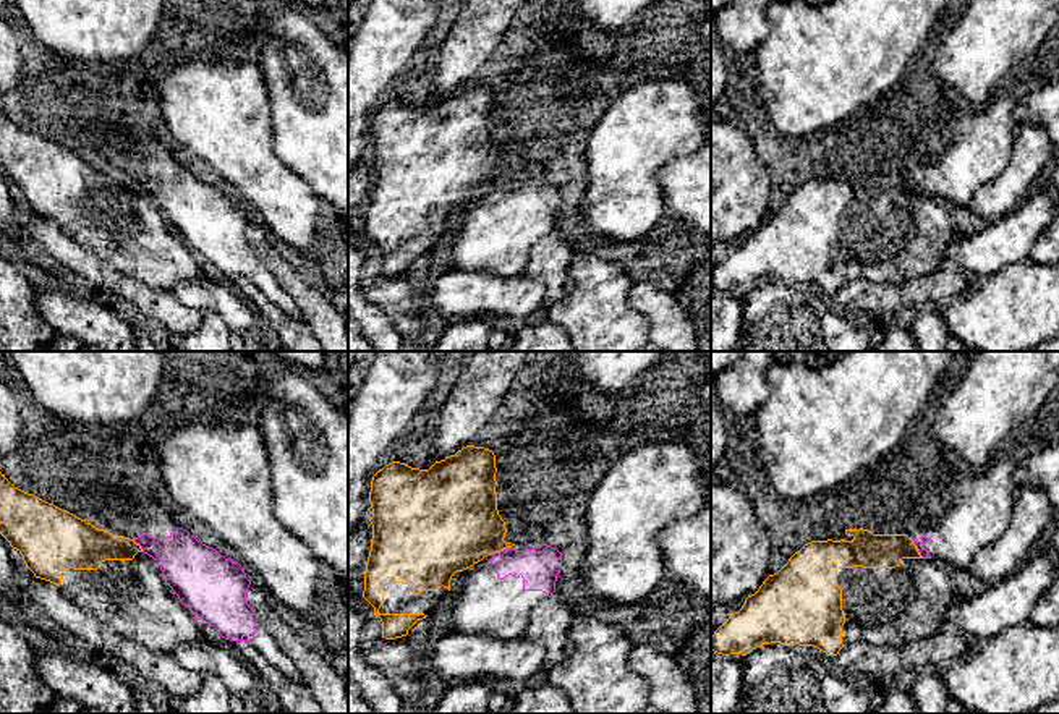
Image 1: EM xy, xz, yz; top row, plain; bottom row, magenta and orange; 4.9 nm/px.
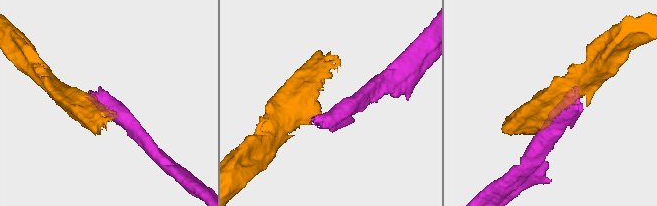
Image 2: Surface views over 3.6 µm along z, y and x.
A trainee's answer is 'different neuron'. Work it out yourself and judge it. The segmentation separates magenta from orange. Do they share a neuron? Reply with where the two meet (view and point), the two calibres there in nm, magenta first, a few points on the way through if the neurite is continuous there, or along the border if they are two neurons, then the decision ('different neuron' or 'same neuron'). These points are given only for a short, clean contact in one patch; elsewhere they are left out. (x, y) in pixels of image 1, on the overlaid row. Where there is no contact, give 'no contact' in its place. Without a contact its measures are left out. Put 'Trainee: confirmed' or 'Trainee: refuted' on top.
Trainee: confirmed
contact yz (917, 548); calibres 50 and 180 nm; border yz (910, 539), (923, 557); different neuron

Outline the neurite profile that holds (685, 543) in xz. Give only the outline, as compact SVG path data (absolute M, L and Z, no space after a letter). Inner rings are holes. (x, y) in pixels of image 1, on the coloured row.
M711 502L698 513L670 521L659 534L666 576L711 601Z

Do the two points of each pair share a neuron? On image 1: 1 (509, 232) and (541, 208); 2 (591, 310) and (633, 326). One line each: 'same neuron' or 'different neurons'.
1: same neuron
2: same neuron

